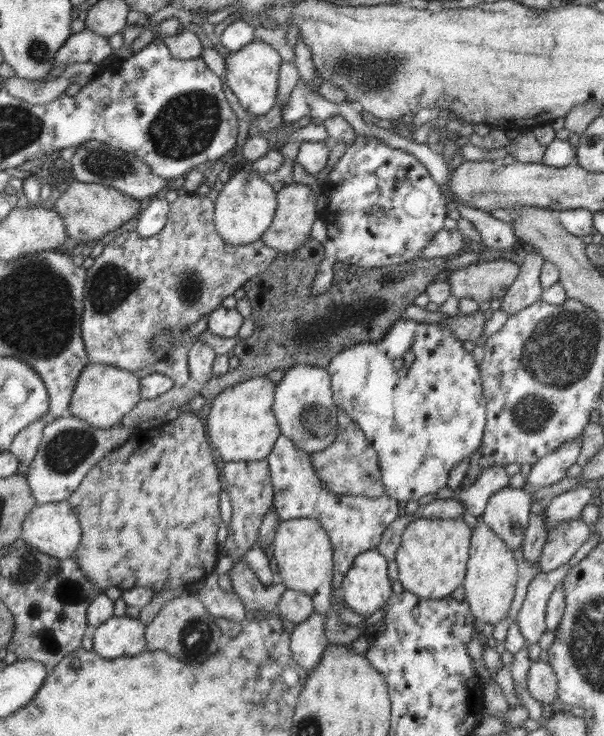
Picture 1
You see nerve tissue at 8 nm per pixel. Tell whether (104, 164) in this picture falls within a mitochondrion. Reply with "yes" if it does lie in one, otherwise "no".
yes

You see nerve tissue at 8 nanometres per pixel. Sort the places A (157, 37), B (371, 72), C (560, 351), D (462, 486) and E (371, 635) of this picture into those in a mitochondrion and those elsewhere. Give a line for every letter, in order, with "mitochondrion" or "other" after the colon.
A: other
B: mitochondrion
C: mitochondrion
D: other
E: other

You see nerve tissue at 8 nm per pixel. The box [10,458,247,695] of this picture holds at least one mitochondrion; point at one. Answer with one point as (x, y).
(71, 591)

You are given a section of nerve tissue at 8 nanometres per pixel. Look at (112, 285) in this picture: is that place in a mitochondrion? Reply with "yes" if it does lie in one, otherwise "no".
yes

